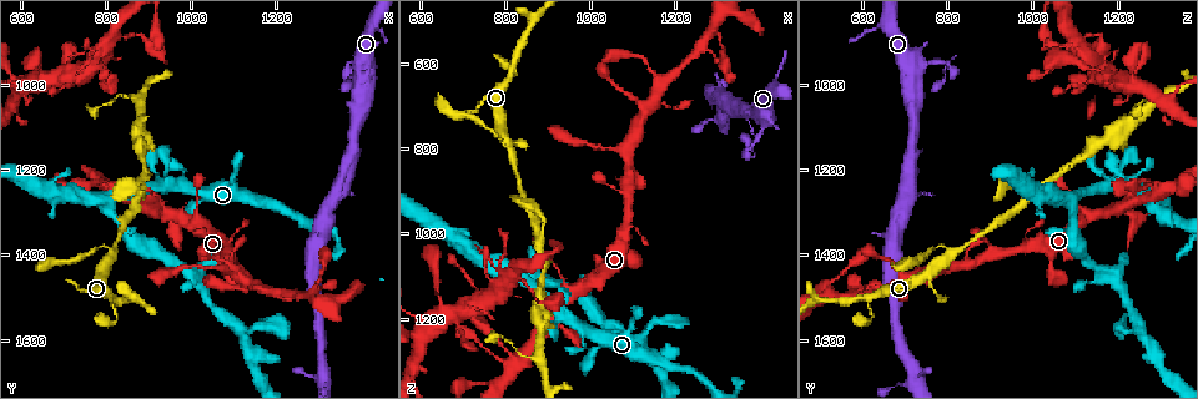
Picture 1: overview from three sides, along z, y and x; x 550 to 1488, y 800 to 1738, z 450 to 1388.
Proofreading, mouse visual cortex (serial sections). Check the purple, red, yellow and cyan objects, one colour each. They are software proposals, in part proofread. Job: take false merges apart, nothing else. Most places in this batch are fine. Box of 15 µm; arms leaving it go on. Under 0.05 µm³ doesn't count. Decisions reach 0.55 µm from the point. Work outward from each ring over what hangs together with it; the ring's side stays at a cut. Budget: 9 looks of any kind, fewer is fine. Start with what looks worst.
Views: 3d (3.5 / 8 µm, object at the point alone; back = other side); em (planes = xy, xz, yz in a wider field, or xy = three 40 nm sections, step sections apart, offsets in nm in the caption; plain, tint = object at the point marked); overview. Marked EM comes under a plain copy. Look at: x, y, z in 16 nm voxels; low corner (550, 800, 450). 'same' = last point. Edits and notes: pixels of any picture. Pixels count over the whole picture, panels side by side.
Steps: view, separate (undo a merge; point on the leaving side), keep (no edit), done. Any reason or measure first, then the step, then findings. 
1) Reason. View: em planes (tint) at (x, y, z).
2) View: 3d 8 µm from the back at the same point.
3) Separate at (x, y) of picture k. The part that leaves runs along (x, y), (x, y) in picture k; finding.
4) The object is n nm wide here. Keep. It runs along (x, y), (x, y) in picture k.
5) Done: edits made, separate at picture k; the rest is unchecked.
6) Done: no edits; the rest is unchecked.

Sharp bend. View: 3d 3.5 µm at (815, 1405, 800).

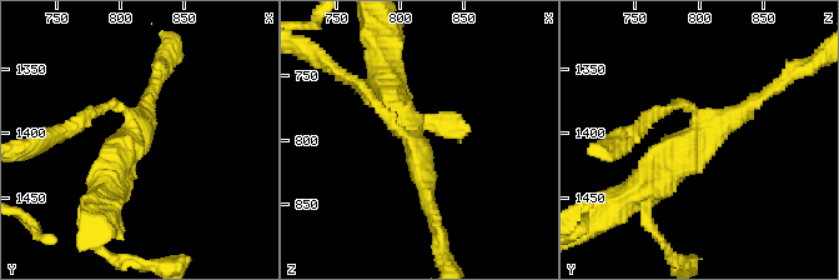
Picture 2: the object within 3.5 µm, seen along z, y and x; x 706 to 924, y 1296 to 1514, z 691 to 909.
3 arms meet here; the arms are 150, 200, 350 nm wide; need the tissue. View: em xy step 1 (tint) at (810, 1406, 804).

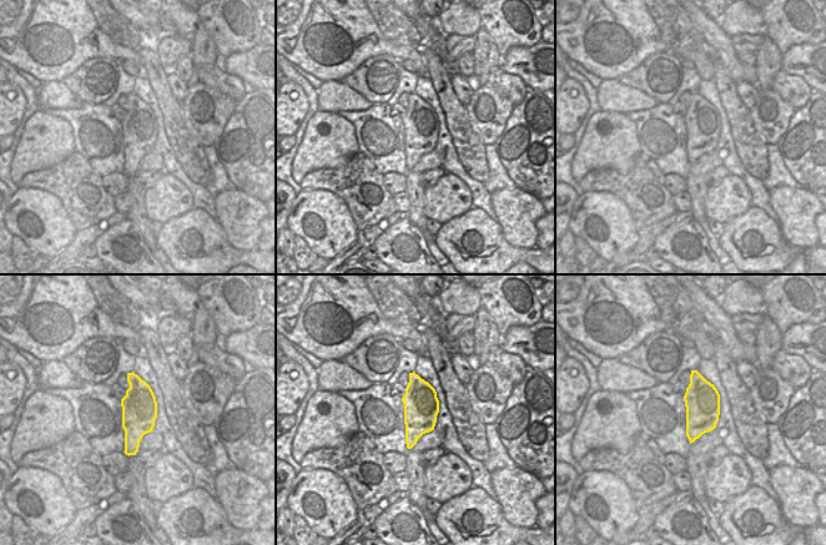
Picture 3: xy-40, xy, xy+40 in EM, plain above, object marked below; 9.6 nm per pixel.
The object is 340 nm wide here. Keep. It runs along (646, 185), (768, 93) in picture 2; continuous, no second cell.

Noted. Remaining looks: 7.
Narrows sharply. View: 3d 3.5 µm at (880, 1255, 1005).

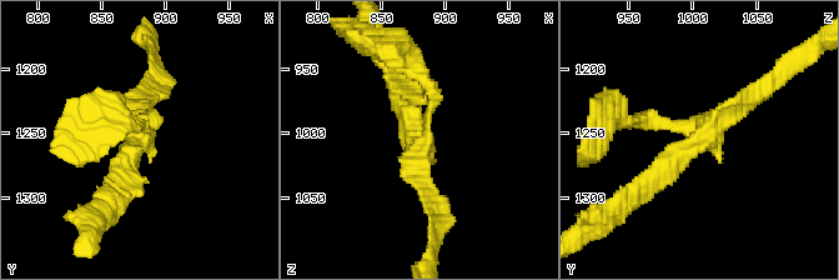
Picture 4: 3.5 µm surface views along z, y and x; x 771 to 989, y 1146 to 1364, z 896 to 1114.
3 arms meet here; the arms are 150, 200, 250 nm wide; now the EM. View: em xy step 2 (tint) at (880, 1254, 1004).

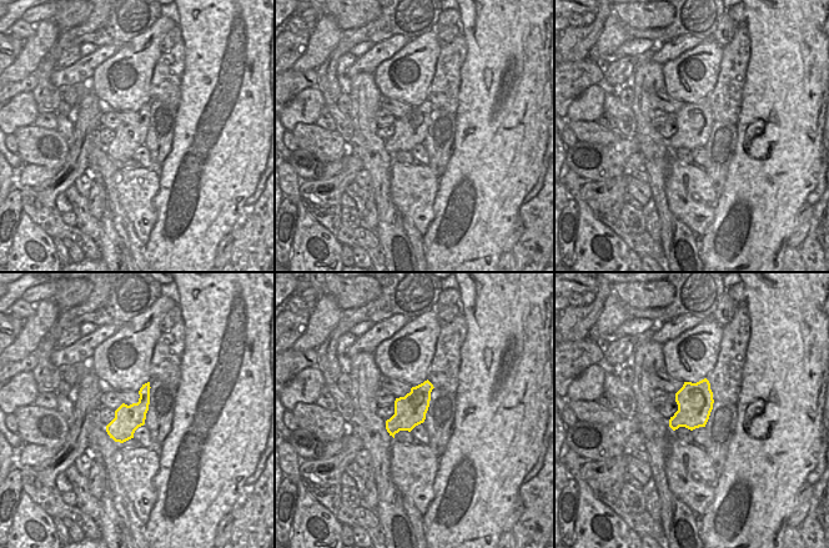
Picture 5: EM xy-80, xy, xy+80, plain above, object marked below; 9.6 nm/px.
The object is 320 nm wide here. Keep. It runs along (643, 193), (723, 111), (764, 89) in picture 4; one cell here.

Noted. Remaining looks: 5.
Thin arm on a thick one. View: 3d 3.5 µm at (880, 1030, 1290).

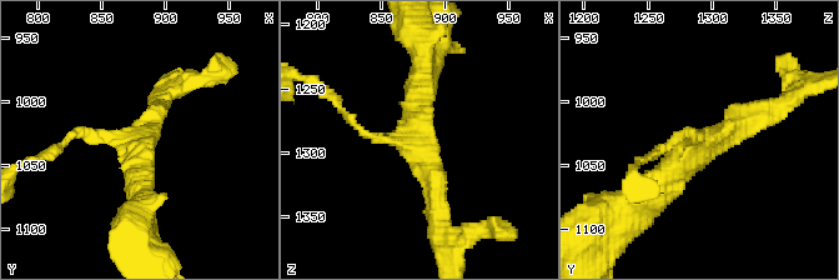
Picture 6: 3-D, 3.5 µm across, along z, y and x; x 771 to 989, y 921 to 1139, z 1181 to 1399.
3 arms meet here; the arms are 100, 300, 350 nm wide; now the EM. View: em xy step 1 (tint) at (874, 1036, 1290).

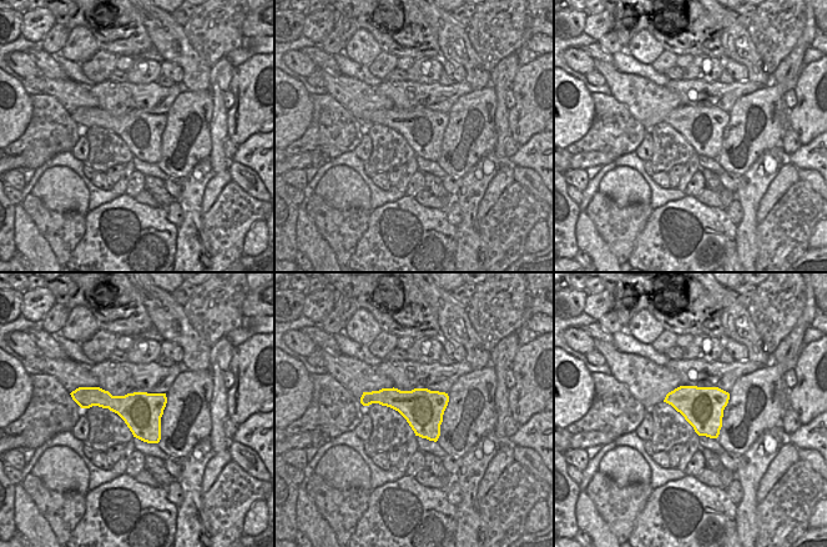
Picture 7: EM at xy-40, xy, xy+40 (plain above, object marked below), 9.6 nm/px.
Another direction. View: em planes (tint) at the same point.

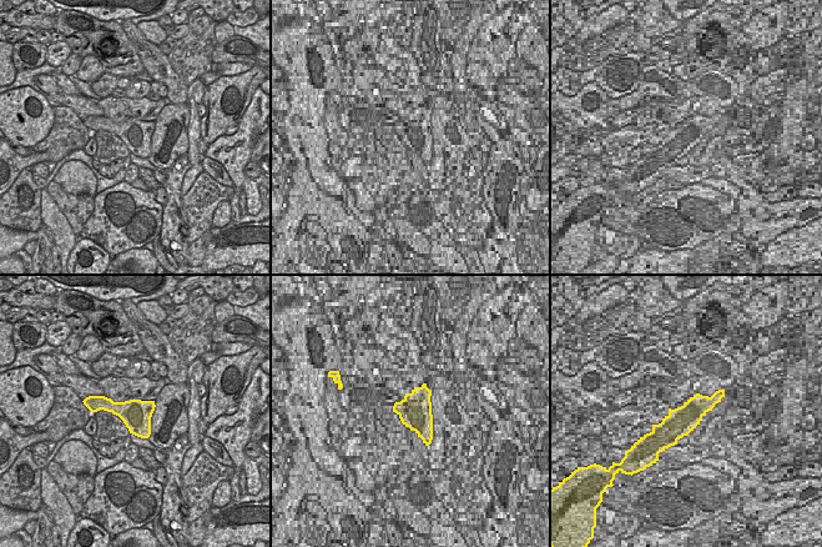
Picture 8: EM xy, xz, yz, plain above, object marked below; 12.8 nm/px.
Keep. It runs along (637, 200), (697, 146), (764, 111) in picture 6; all the same cell.

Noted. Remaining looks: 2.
Branch point. View: 3d 8 µm at (1015, 1310, 1095).

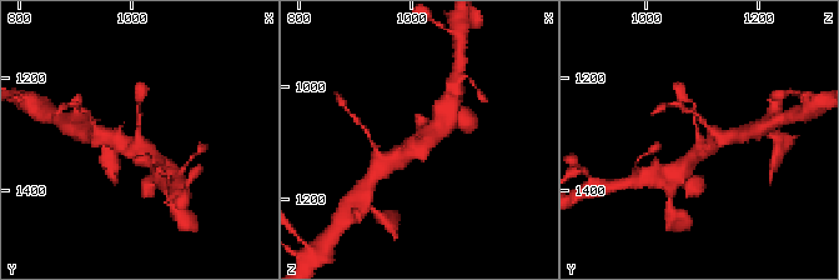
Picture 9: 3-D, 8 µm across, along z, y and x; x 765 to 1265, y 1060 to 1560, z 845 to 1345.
View: em planes (tint) at (1015, 1315, 1100).

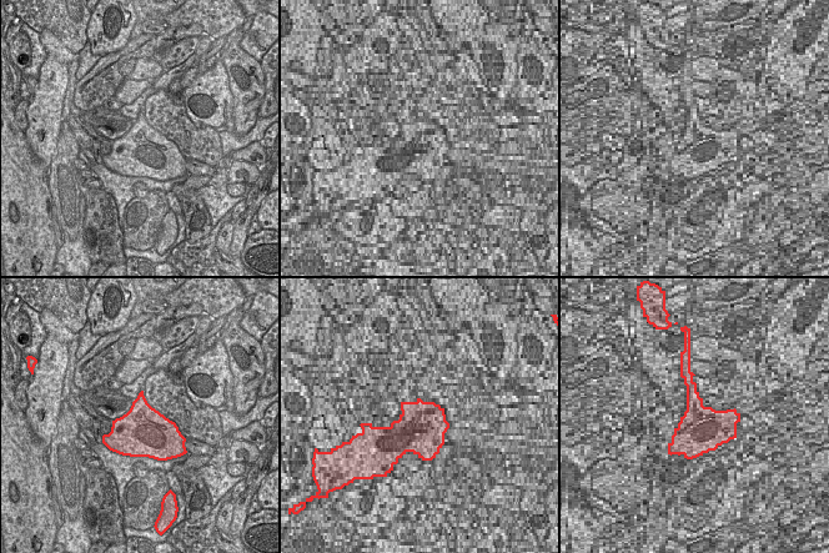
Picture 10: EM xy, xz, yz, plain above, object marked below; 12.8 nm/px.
The arms are 100, 500, 500 nm wide. Keep. It runs along (442, 120), (413, 149), (390, 161) in picture 9; continuous, no second cell.

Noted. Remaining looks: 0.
Done: no edits; the rest is unchecked.

